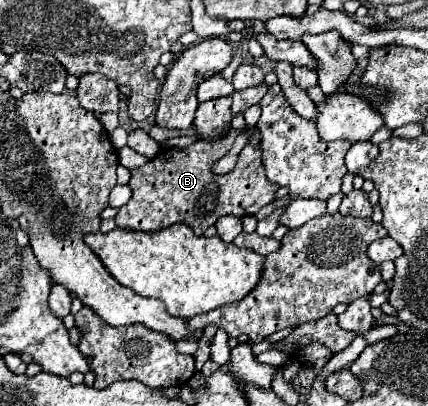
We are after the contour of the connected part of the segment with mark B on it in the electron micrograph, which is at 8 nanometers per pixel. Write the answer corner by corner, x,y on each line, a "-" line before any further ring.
230,132
216,140
198,140
186,148
166,148
146,166
132,170
132,198
126,206
118,208
116,226
134,232
158,232
172,224
186,224
196,236
202,236
220,216
232,214
242,218
256,214
262,206
270,204
278,186
266,178
260,148
256,144
246,144
242,148
232,172
212,172
212,164
228,154
234,136
236,134

